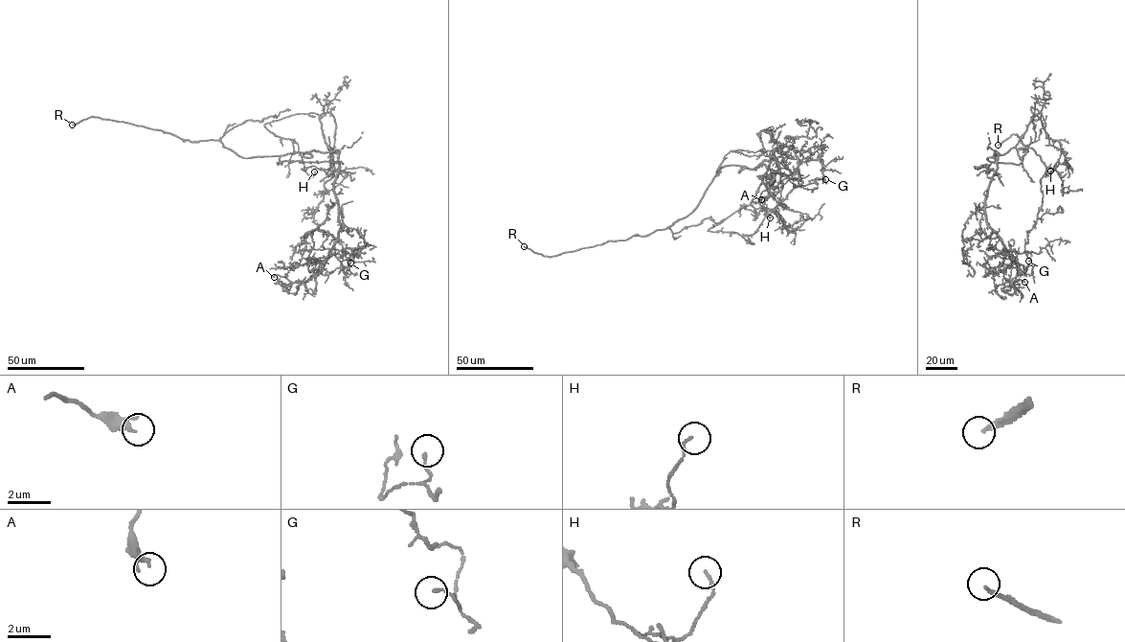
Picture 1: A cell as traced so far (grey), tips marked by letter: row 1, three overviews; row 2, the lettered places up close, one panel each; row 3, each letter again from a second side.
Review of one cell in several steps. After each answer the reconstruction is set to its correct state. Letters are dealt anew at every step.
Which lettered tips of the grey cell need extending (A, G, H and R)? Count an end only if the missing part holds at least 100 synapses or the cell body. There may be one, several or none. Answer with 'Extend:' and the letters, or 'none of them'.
Extend: R

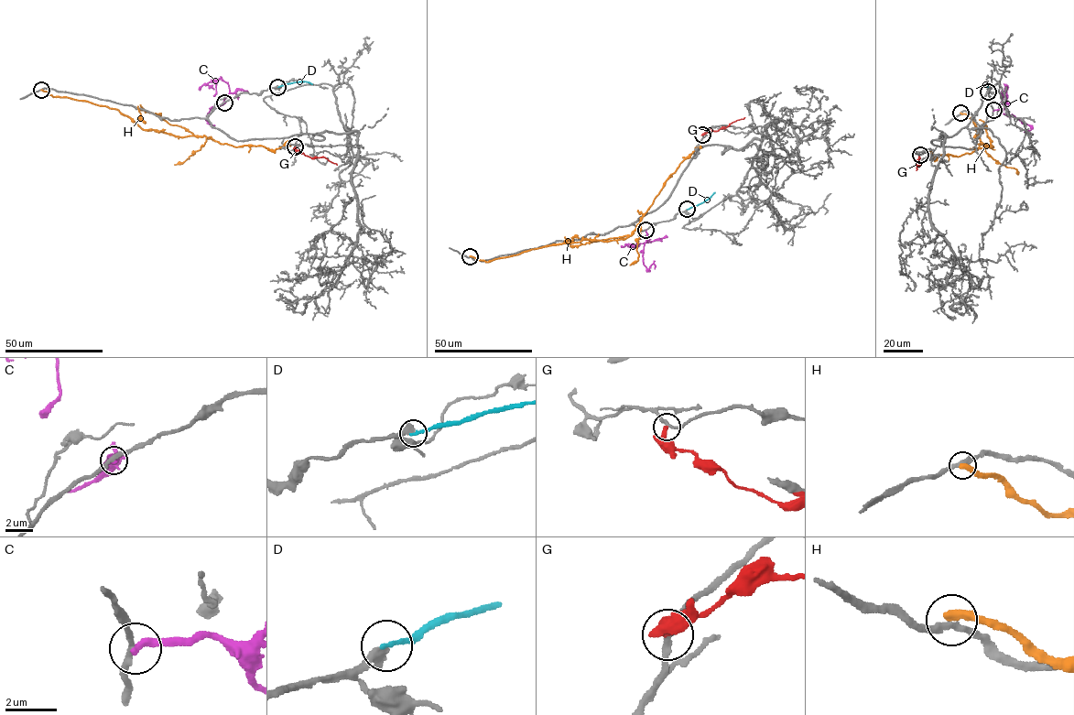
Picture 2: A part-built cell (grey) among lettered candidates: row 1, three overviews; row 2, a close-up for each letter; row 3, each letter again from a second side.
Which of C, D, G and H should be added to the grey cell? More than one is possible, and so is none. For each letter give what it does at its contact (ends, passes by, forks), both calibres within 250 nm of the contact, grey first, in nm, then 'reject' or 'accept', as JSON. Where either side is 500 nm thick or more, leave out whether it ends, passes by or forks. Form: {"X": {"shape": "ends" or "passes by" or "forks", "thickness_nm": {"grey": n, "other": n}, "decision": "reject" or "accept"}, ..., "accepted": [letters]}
{"C": {"shape": "ends", "thickness_nm": {"grey": 220, "other": 320}, "decision": "reject"}, "D": {"shape": "ends", "thickness_nm": {"grey": 460, "other": 180}, "decision": "accept"}, "G": {"shape": "ends", "thickness_nm": {"grey": 190, "other": 200}, "decision": "reject"}, "H": {"shape": "ends", "thickness_nm": {"grey": 280, "other": 380}, "decision": "reject"}, "accepted": ["D"]}

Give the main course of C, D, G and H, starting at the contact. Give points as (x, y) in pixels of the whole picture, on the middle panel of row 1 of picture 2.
C: (645, 230), (651, 242), (637, 247), (621, 246)
D: (687, 209), (704, 202), (714, 192)
G: (702, 135), (725, 128), (744, 117)
H: (470, 256), (490, 262), (542, 246), (583, 240), (604, 242), (626, 238), (679, 164), (701, 147)

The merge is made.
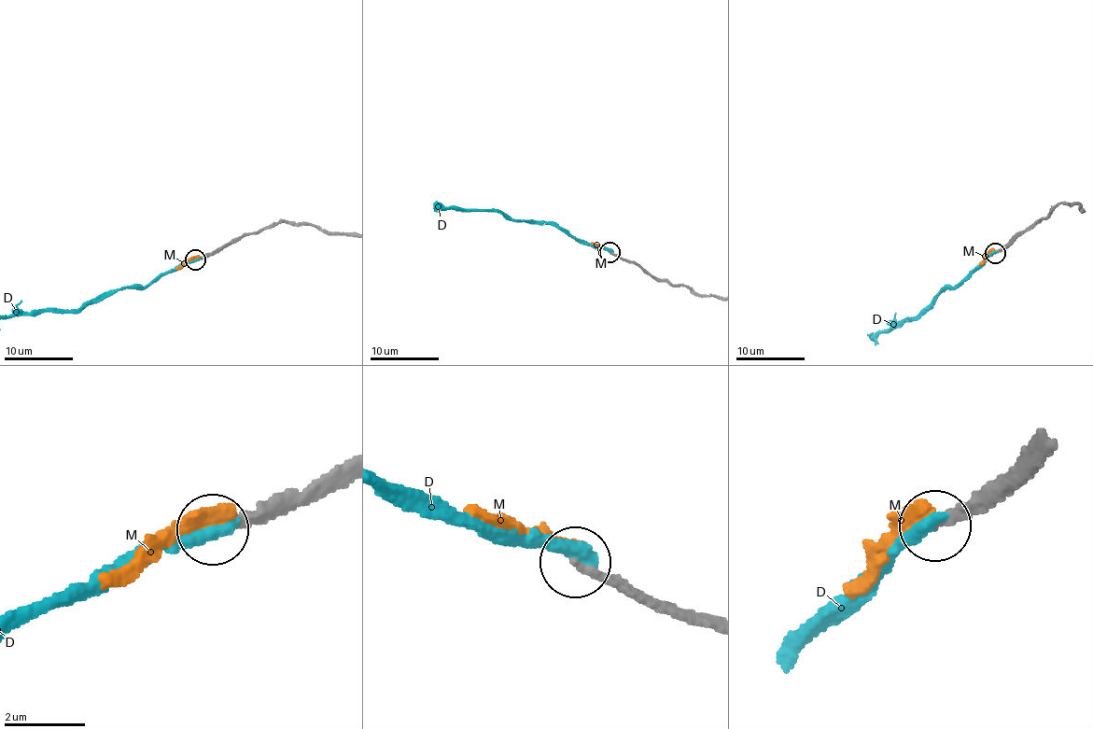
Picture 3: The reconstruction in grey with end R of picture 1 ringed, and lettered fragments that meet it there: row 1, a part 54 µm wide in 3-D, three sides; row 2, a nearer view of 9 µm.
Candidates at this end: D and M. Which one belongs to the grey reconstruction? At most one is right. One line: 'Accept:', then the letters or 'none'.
Accept: none

